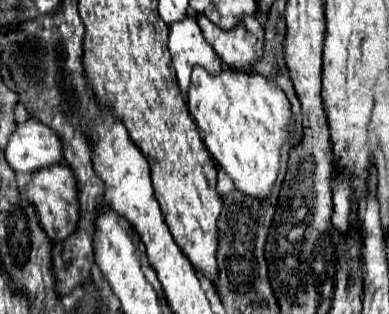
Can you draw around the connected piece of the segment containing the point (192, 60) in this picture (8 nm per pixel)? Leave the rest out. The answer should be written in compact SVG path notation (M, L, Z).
M188 14L184 20L178 20L170 26L168 48L172 54L172 64L174 64L182 94L188 92L190 72L194 66L206 68L212 76L218 76L222 72L220 58L216 56L212 46L202 36L198 20L192 14Z

